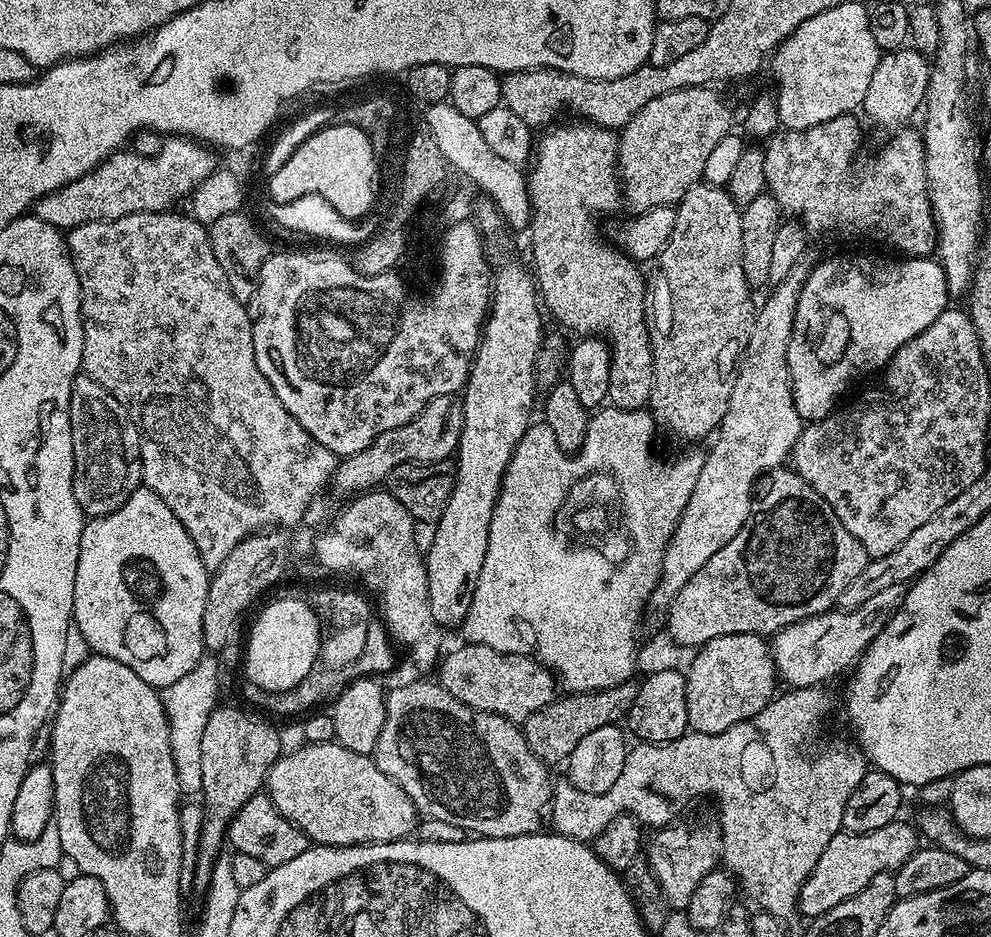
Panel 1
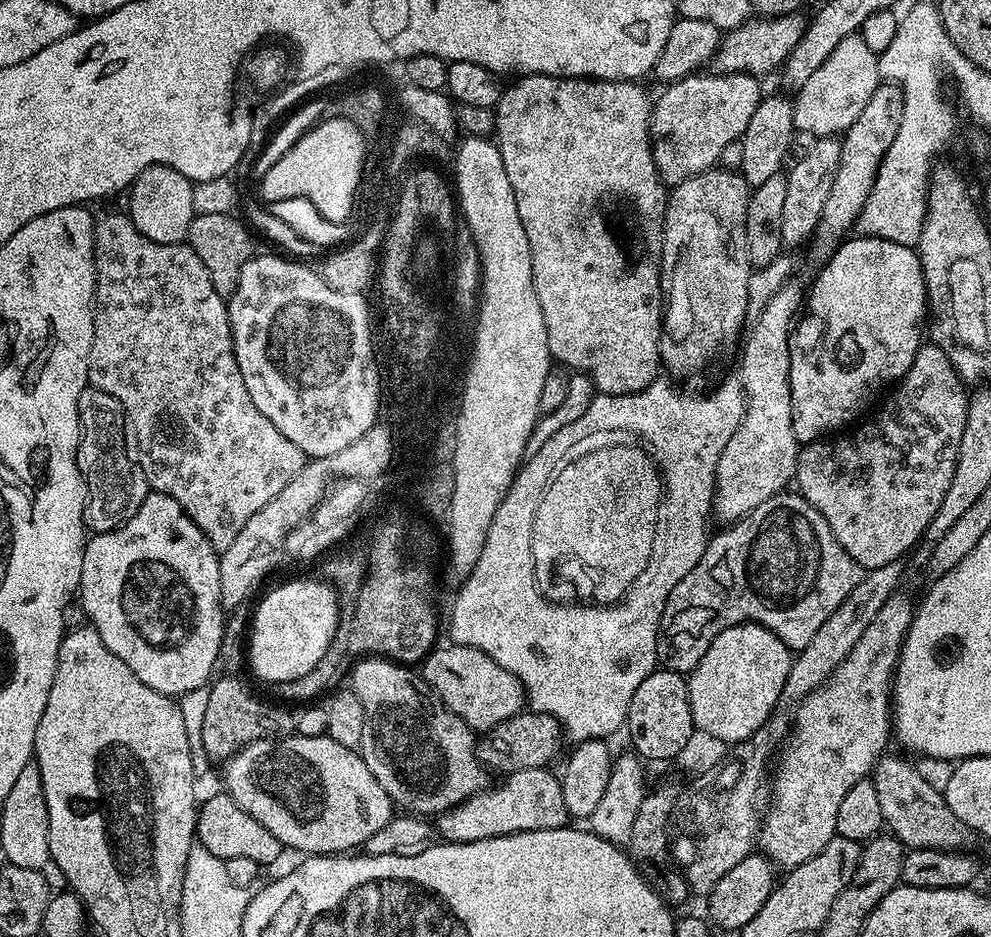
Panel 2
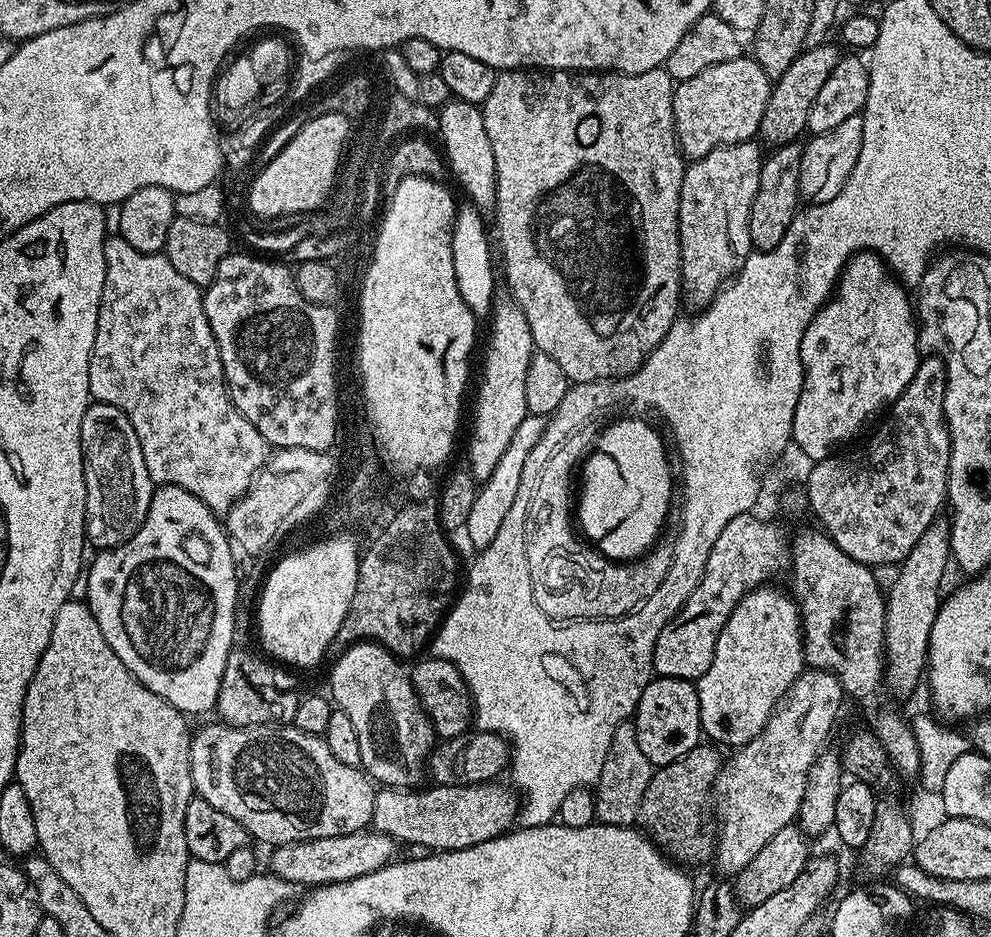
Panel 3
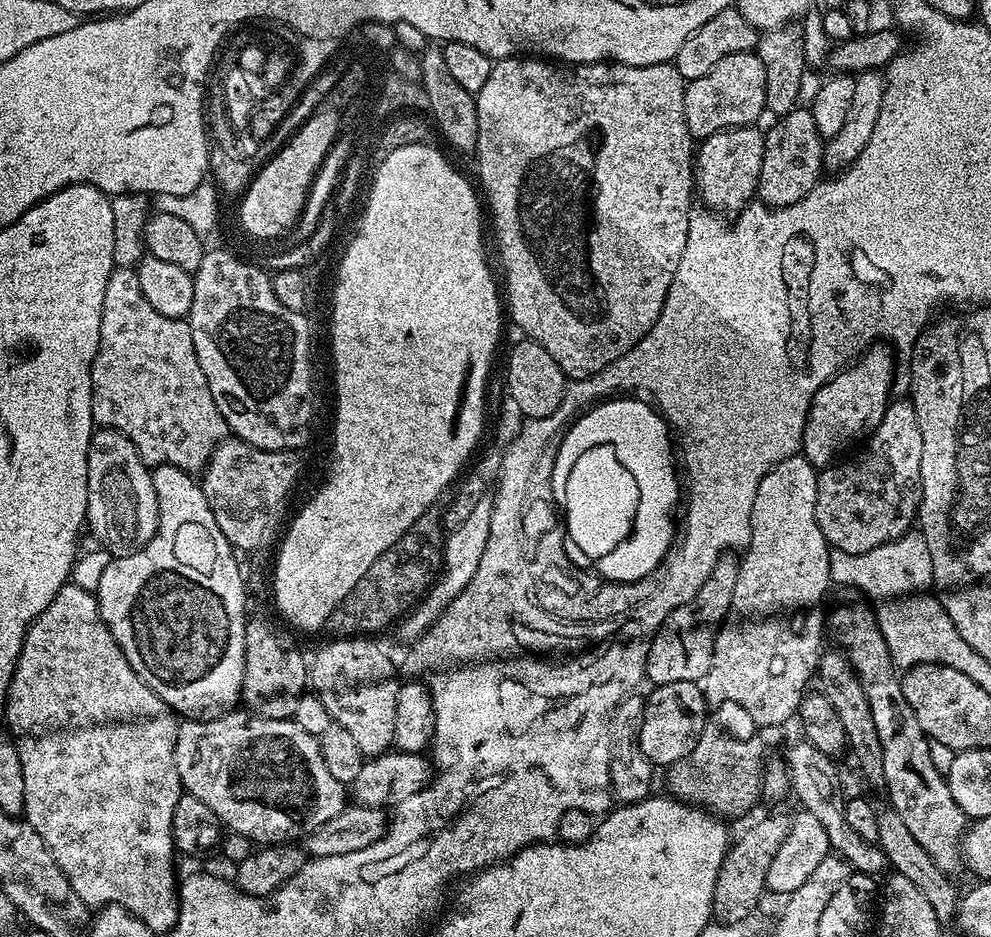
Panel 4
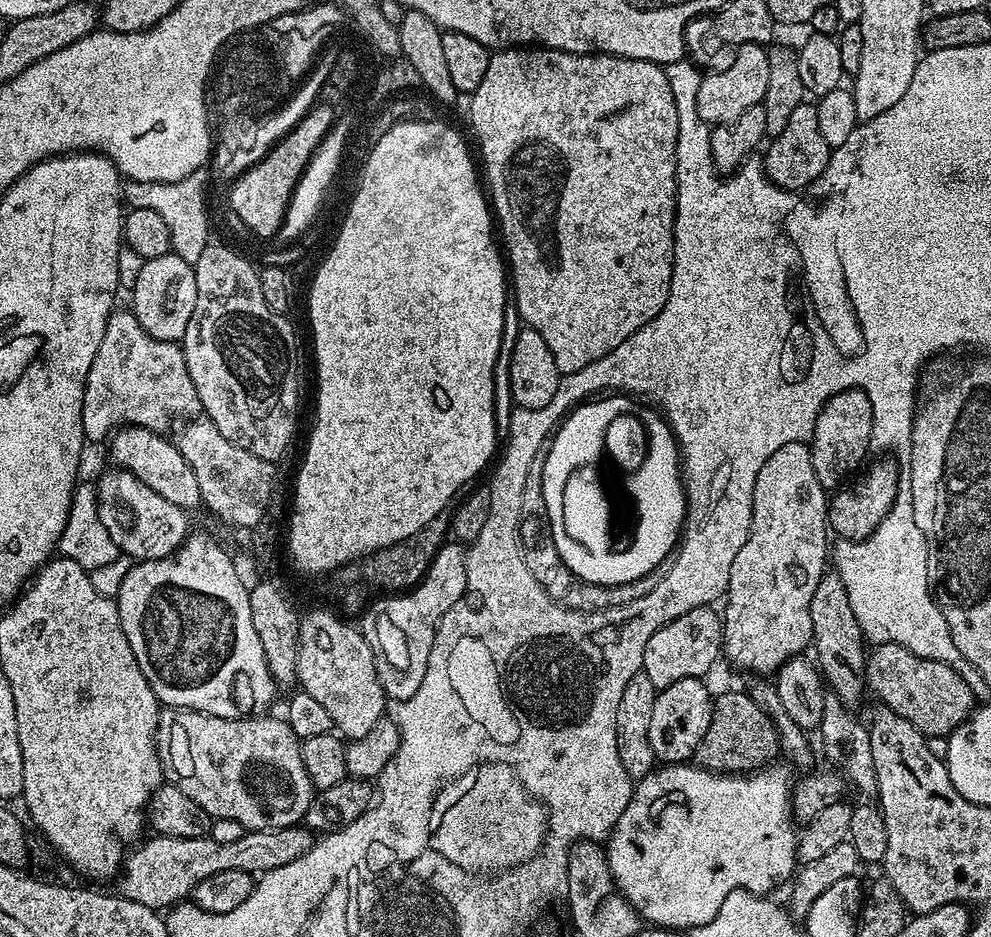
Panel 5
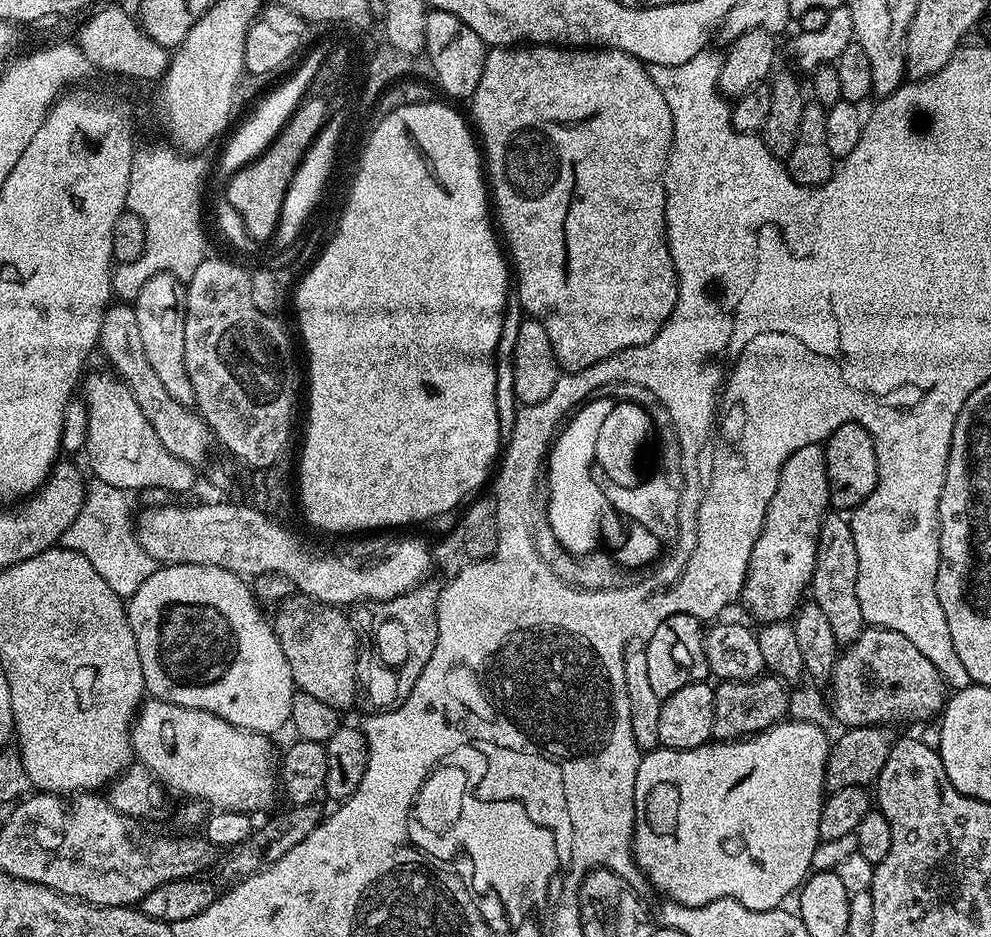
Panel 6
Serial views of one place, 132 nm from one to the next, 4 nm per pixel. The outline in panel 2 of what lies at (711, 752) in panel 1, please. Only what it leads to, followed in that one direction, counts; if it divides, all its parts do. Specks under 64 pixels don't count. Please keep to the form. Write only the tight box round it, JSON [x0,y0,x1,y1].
[434,590,914,870]

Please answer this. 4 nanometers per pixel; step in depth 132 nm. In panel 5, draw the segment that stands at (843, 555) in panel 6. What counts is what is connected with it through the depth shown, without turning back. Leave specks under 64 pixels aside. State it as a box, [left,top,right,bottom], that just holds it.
[810,570,866,709]

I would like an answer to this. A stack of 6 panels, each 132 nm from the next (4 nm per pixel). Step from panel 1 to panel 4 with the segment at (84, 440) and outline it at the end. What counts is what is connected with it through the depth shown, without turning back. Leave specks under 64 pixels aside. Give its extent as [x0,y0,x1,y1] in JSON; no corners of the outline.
[87,427,158,557]

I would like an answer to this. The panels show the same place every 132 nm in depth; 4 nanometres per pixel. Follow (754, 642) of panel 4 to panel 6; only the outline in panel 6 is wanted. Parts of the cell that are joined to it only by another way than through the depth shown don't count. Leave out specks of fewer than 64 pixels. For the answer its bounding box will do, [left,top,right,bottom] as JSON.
[742,444,829,625]

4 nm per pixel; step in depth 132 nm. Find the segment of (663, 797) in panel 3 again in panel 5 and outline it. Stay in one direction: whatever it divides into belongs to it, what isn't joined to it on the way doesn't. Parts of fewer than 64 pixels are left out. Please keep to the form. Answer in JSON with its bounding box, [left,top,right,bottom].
[695,691,780,774]

